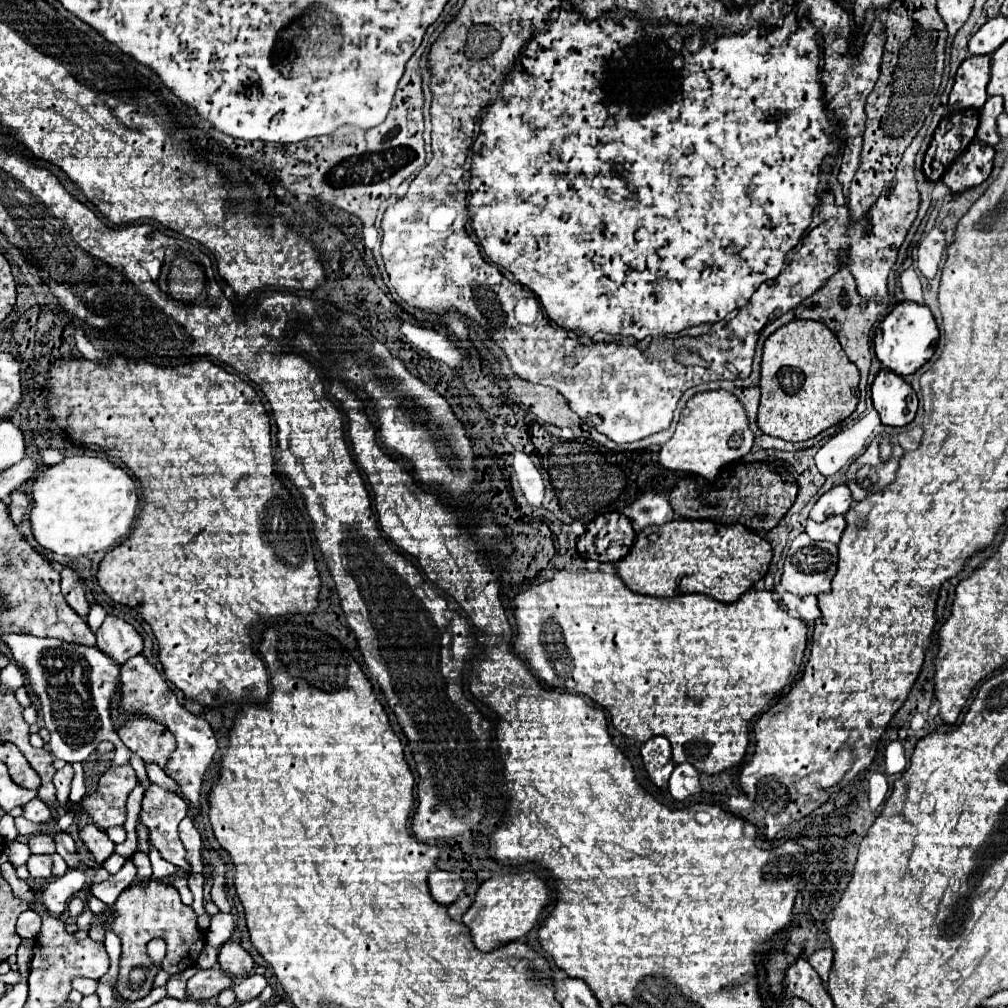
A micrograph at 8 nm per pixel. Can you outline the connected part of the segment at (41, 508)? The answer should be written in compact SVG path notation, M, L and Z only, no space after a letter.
M65 457L61 463L43 469L33 481L31 495L33 537L43 549L67 557L115 547L129 535L139 505L135 481L121 467L99 457Z

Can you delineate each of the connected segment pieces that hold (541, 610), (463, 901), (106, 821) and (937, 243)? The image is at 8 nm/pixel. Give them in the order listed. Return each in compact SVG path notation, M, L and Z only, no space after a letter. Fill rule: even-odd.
M555 571L551 581L545 581L541 585L531 585L527 591L517 595L515 599L517 609L517 625L519 625L519 637L515 643L515 651L525 655L527 663L531 669L547 683L553 685L561 691L577 693L577 695L587 695L595 703L599 703L603 709L609 711L613 725L617 731L623 735L635 739L635 741L647 741L653 735L663 735L671 741L673 749L673 761L675 763L691 763L699 773L707 775L717 775L729 767L735 767L749 745L749 721L763 713L773 699L777 699L779 693L785 693L789 685L793 683L793 677L799 675L803 655L805 655L805 645L807 645L807 625L801 619L795 619L789 615L775 599L771 599L771 591L767 589L749 589L739 597L735 603L721 603L711 597L699 595L699 593L689 593L689 595L679 595L671 599L659 599L659 597L647 597L629 591L623 581L615 573L601 573L601 571L585 571L585 573L571 573L571 571Z
M459 895L459 899L447 907L447 909L449 909L449 917L455 919L455 921L459 921L461 915L463 915L469 907L471 907L471 899L469 899L467 895Z
M130 764L110 768L101 779L97 793L83 797L81 805L91 815L99 829L109 829L125 823L125 801L129 791L138 783Z
M935 227L925 239L923 243L919 245L919 261L917 261L917 267L919 271L927 277L927 279L933 279L937 275L937 269L939 269L939 261L943 257L943 251L947 247L947 241L945 241L945 233Z

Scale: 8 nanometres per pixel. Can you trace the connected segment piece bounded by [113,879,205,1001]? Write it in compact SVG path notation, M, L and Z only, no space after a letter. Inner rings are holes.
M145 881L145 883L135 883L123 891L115 903L115 921L113 921L113 931L121 939L121 961L119 961L119 975L117 975L117 985L115 991L119 993L121 999L125 1001L137 1001L149 995L153 979L157 975L157 967L149 965L149 955L147 955L147 943L151 939L163 939L167 943L167 953L165 959L161 961L161 969L167 973L175 975L179 971L185 971L197 963L197 957L205 945L205 935L197 927L197 915L193 913L191 907L185 907L181 903L181 897L175 887L165 885L163 881ZM147 965L151 971L147 975L147 981L141 989L131 991L129 989L129 971Z

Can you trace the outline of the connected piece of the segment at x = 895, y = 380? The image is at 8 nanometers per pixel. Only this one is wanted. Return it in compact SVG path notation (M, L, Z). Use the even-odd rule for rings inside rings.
M881 369L871 389L873 405L885 425L903 427L915 419L917 395L913 387L889 369Z

